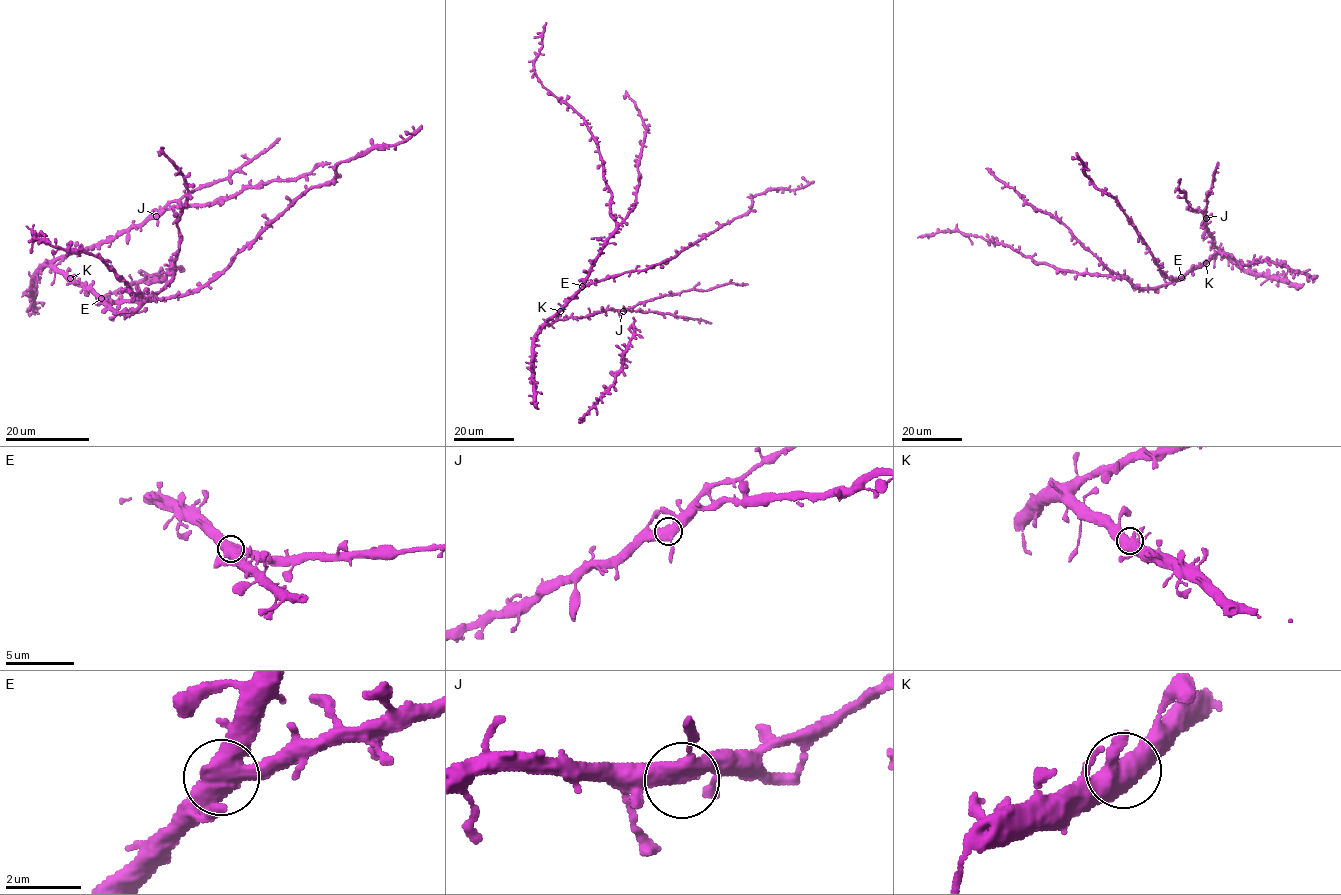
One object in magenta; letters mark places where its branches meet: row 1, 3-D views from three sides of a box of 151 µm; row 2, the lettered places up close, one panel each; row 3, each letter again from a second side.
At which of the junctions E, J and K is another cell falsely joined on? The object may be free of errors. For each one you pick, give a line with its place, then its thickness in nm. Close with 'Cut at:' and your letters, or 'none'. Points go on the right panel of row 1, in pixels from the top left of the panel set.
Cut at: none

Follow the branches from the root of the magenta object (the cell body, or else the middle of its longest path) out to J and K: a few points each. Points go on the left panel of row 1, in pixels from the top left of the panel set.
J: (104, 304), (89, 290), (71, 282), (52, 263), (70, 254), (109, 242), (156, 216)
K: (104, 304), (89, 289), (70, 278)

